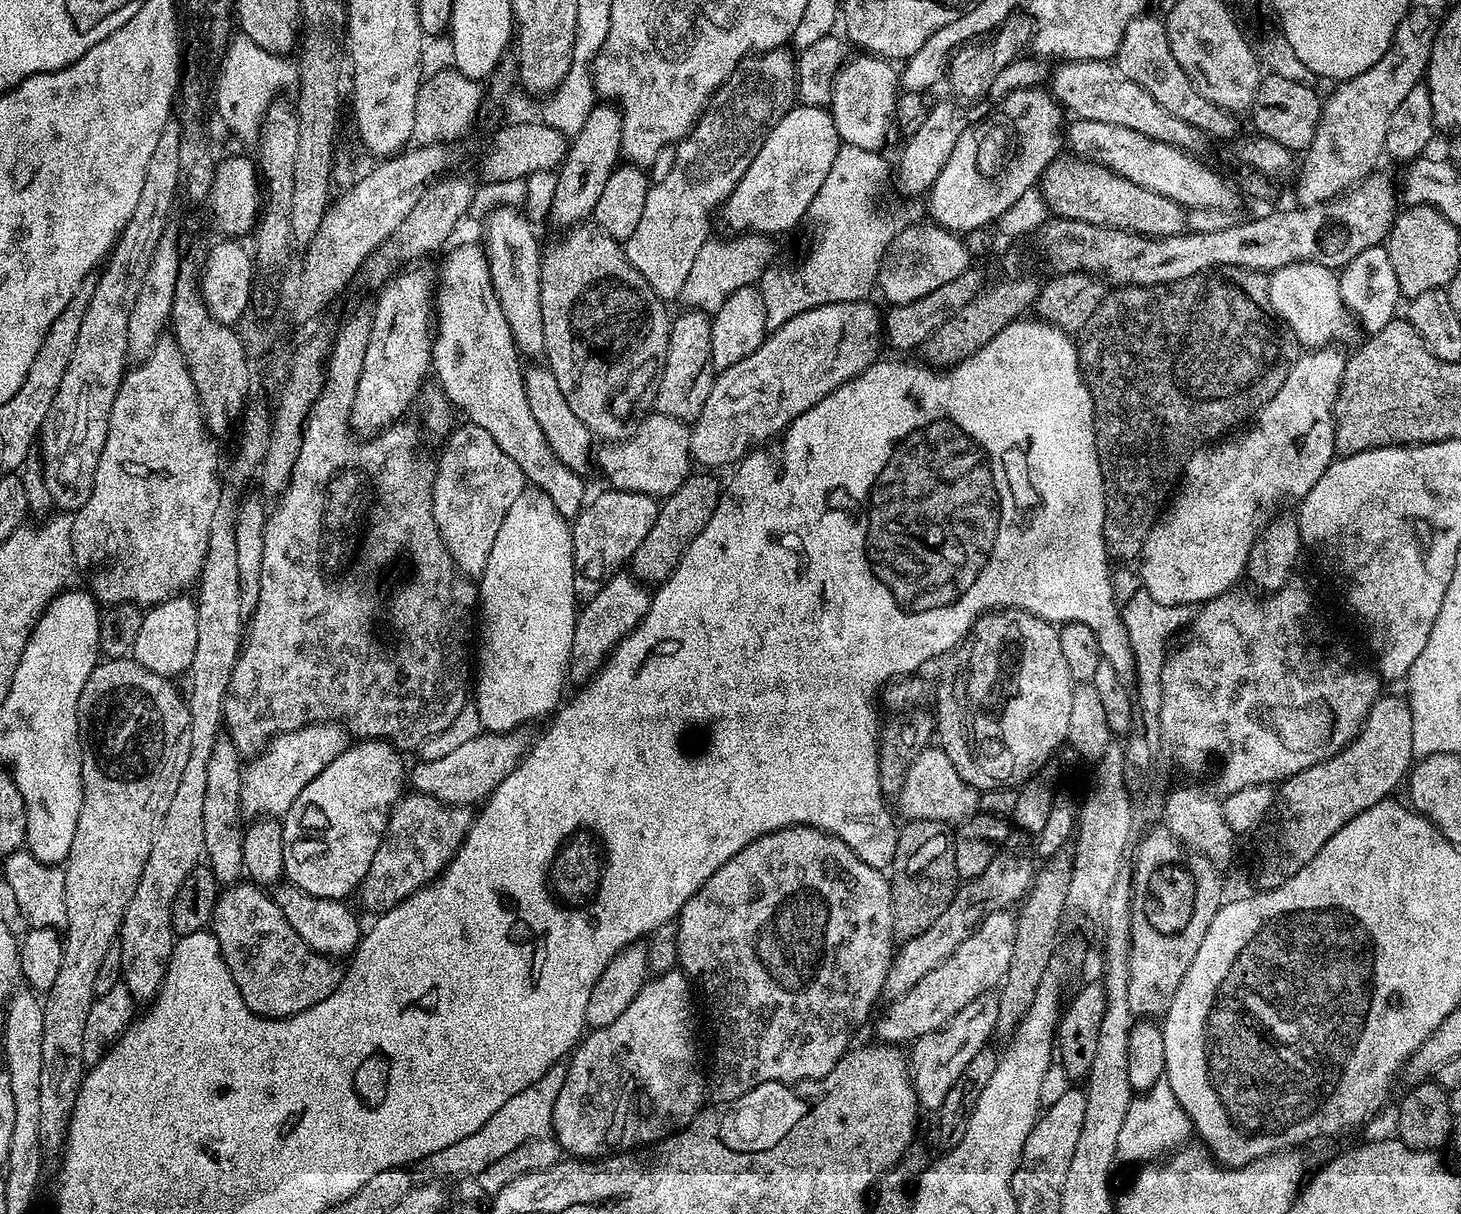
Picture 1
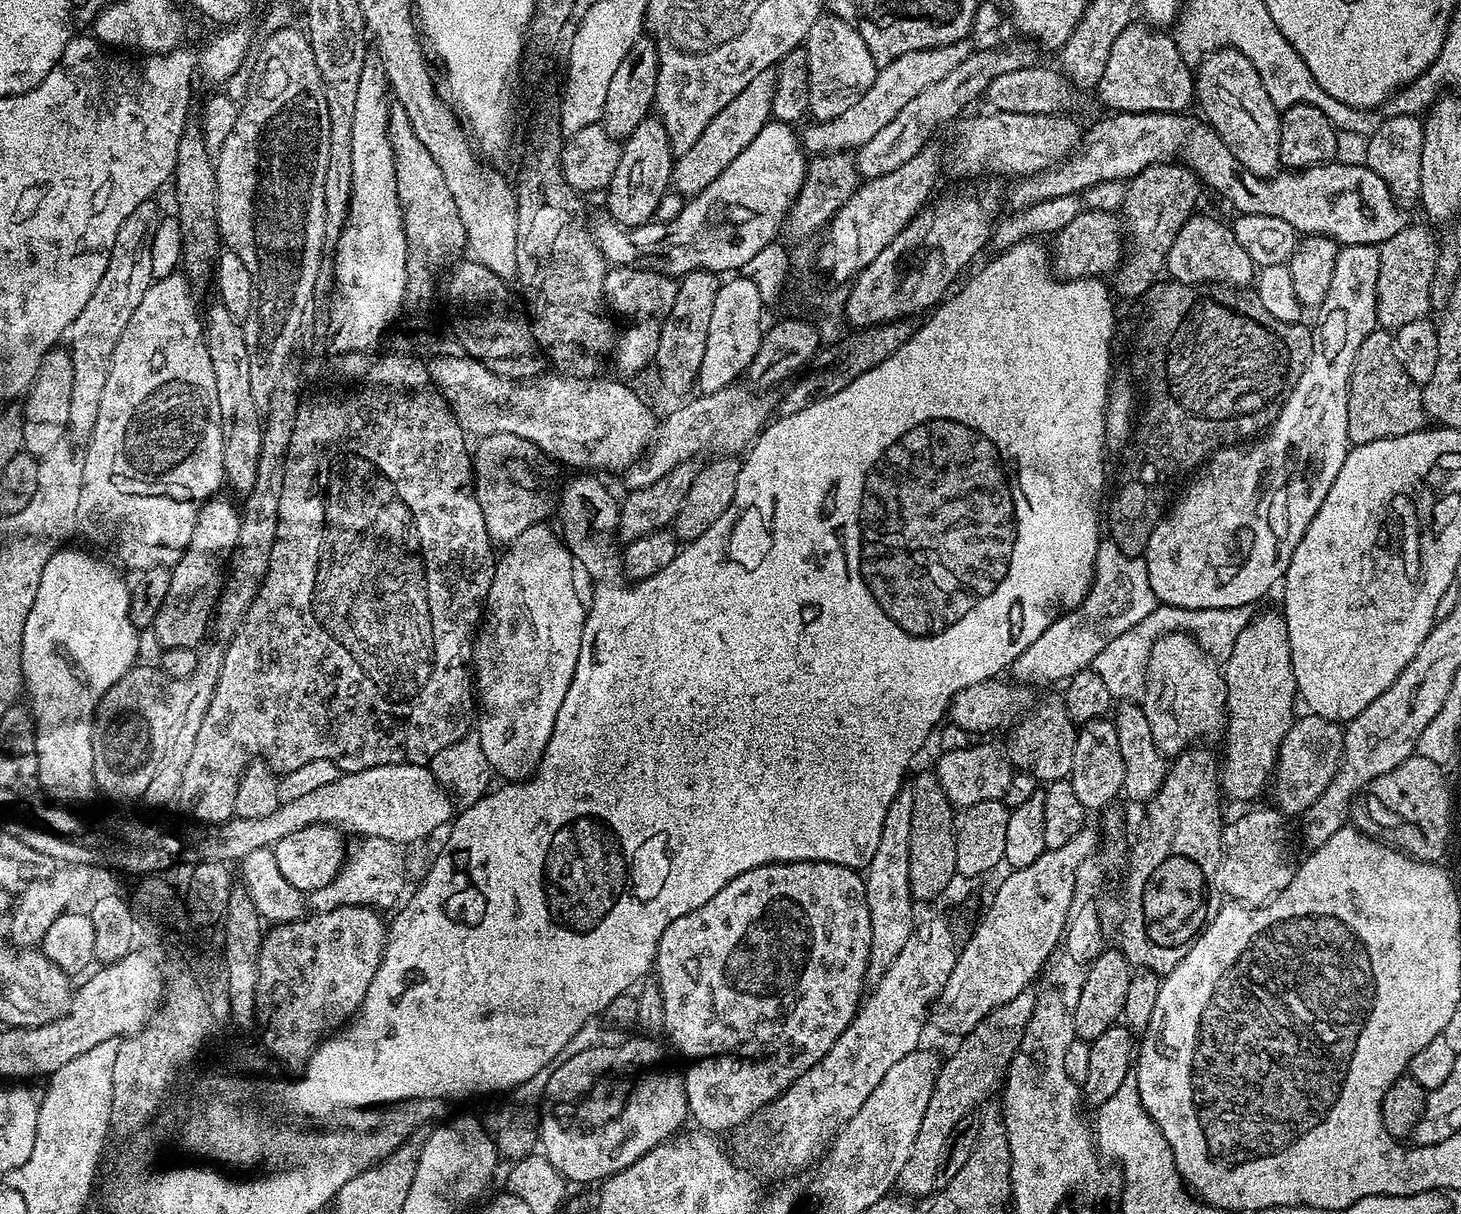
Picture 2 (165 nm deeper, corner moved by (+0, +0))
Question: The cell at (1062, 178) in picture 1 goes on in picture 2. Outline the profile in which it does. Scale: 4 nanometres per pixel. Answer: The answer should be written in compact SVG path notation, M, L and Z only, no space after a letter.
M1193 214L1178 230L1168 251L1166 272L1177 284L1222 284L1248 286L1254 280L1254 265L1250 254L1242 250L1227 223L1212 216Z

